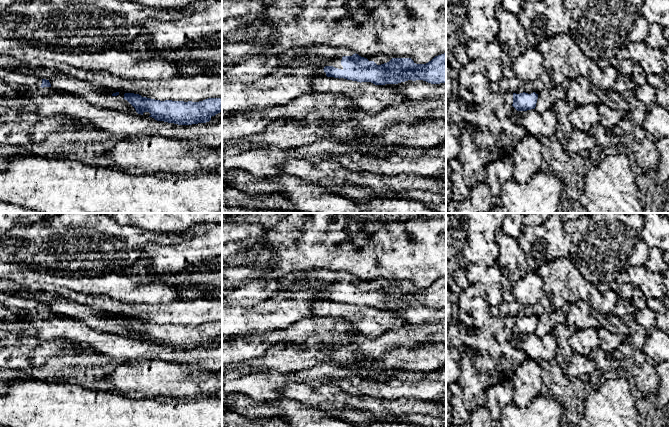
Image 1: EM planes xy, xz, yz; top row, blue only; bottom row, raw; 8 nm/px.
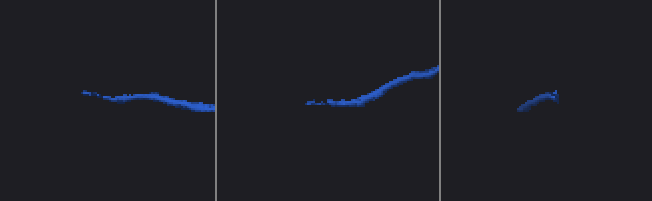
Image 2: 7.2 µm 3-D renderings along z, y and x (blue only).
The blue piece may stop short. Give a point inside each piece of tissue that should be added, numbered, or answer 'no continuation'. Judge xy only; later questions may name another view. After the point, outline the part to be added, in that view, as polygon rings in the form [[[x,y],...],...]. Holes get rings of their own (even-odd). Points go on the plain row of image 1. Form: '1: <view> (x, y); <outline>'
1: xy (14, 302); [[[1,292],[0,303],[6,308],[8,308],[10,311],[18,311],[18,310],[40,311],[42,308],[42,302],[31,298],[24,298],[14,293]]]

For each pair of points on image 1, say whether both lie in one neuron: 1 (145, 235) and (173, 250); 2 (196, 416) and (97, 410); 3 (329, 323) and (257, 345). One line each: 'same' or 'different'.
1: different
2: same
3: same

